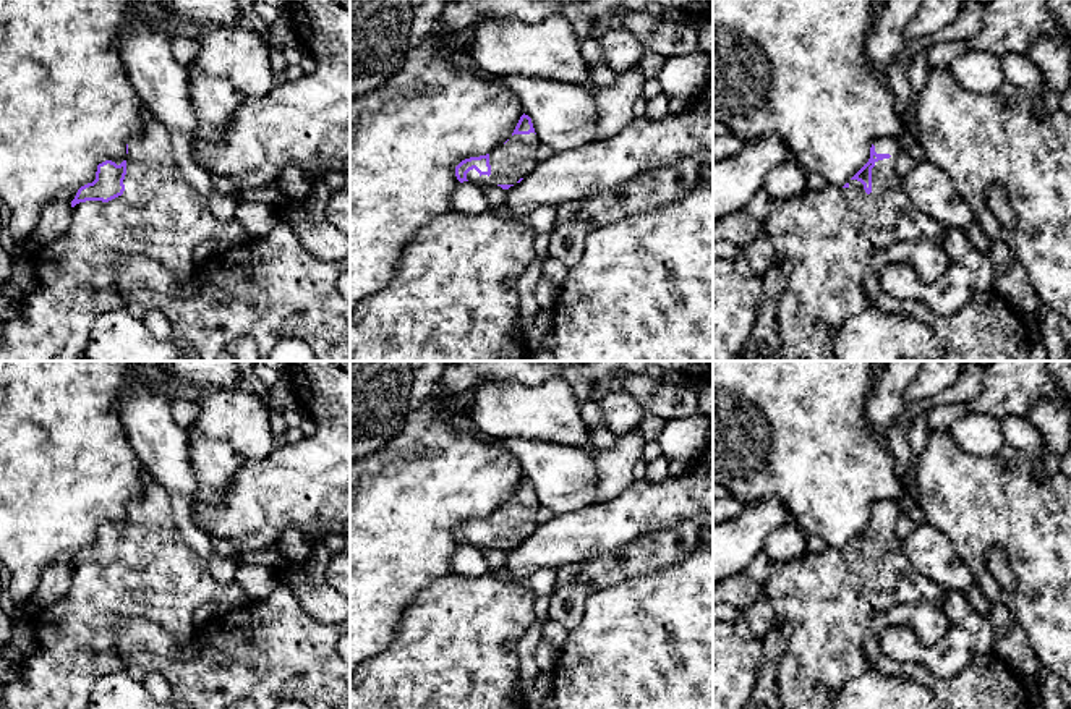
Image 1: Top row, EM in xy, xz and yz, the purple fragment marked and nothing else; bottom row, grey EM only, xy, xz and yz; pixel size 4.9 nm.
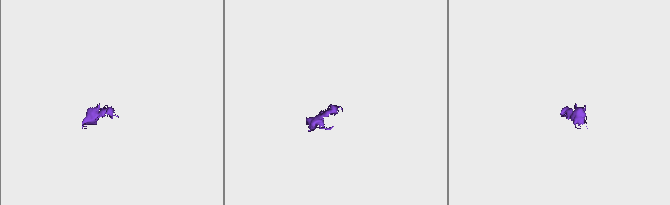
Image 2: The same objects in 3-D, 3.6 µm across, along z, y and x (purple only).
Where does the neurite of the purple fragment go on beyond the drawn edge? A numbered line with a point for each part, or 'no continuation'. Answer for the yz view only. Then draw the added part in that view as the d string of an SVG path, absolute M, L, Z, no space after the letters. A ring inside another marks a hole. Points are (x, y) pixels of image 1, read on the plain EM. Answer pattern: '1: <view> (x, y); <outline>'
1: yz (823, 602); M880 500L873 508L877 516L891 520L875 524L870 557L860 544L851 542L847 550L828 547L821 554L804 552L787 562L773 562L768 570L763 592L774 609L774 626L786 639L778 660L781 709L833 709L841 688L872 670L864 652L865 631L877 615L894 605L927 602L949 618L945 641L927 657L930 670L941 680L958 675L971 659L995 652L988 618L969 605L964 592L946 589L917 573L901 550L894 533L902 515L898 502Z

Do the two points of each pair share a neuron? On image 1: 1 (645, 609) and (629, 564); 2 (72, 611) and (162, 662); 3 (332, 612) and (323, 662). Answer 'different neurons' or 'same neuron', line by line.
1: different neurons
2: different neurons
3: different neurons

